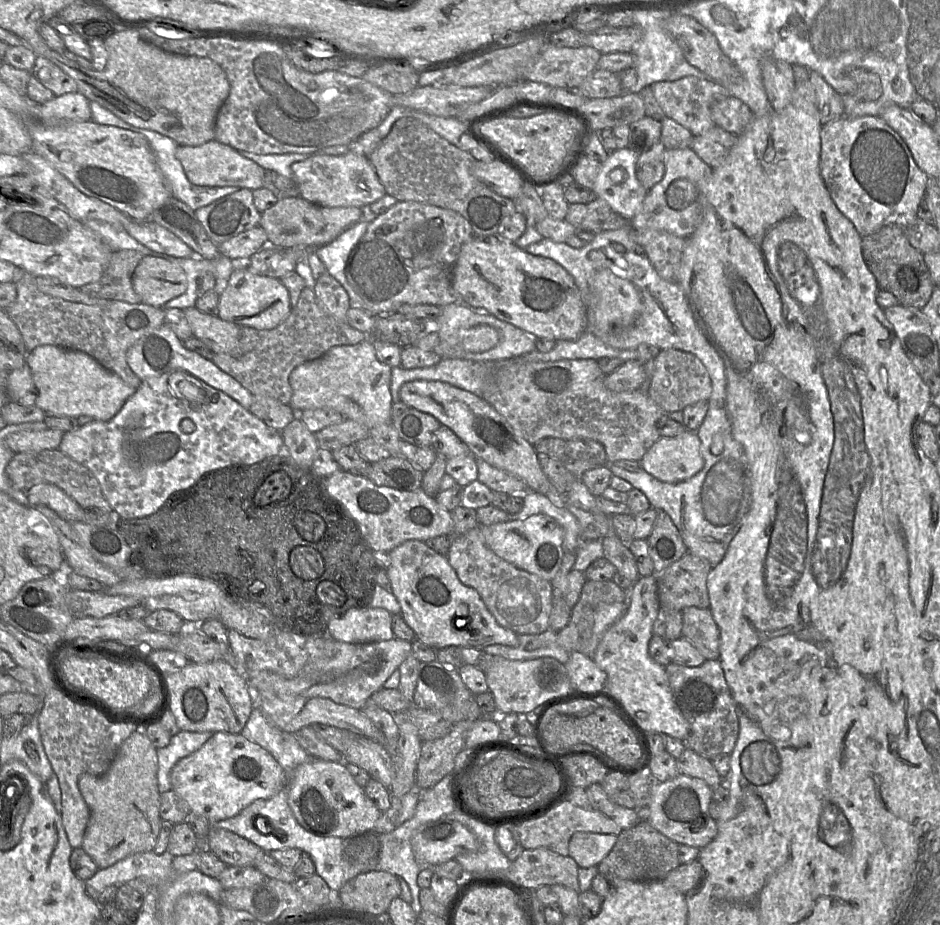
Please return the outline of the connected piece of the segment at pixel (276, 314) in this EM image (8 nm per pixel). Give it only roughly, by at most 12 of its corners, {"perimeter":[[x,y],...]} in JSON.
{"perimeter":[[236,262],[217,316],[273,329],[292,309],[280,279]]}

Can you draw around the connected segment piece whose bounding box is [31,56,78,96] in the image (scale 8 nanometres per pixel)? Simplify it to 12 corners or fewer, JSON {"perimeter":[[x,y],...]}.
{"perimeter":[[37,56],[32,76],[54,96],[78,91],[74,79]]}

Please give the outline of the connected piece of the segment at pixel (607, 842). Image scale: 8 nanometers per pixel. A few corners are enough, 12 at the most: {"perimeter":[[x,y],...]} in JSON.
{"perimeter":[[575,832],[569,856],[581,868],[598,866],[614,834]]}

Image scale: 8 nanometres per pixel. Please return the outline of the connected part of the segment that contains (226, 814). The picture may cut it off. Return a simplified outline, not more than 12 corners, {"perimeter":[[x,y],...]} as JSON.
{"perimeter":[[241,733],[214,735],[171,770],[172,790],[210,823],[289,782]]}

